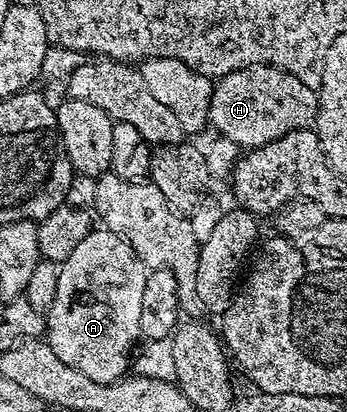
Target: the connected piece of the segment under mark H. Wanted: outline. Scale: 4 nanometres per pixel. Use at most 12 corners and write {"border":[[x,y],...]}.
{"border":[[268,64],[221,76],[209,124],[244,149],[312,127],[319,94]]}

